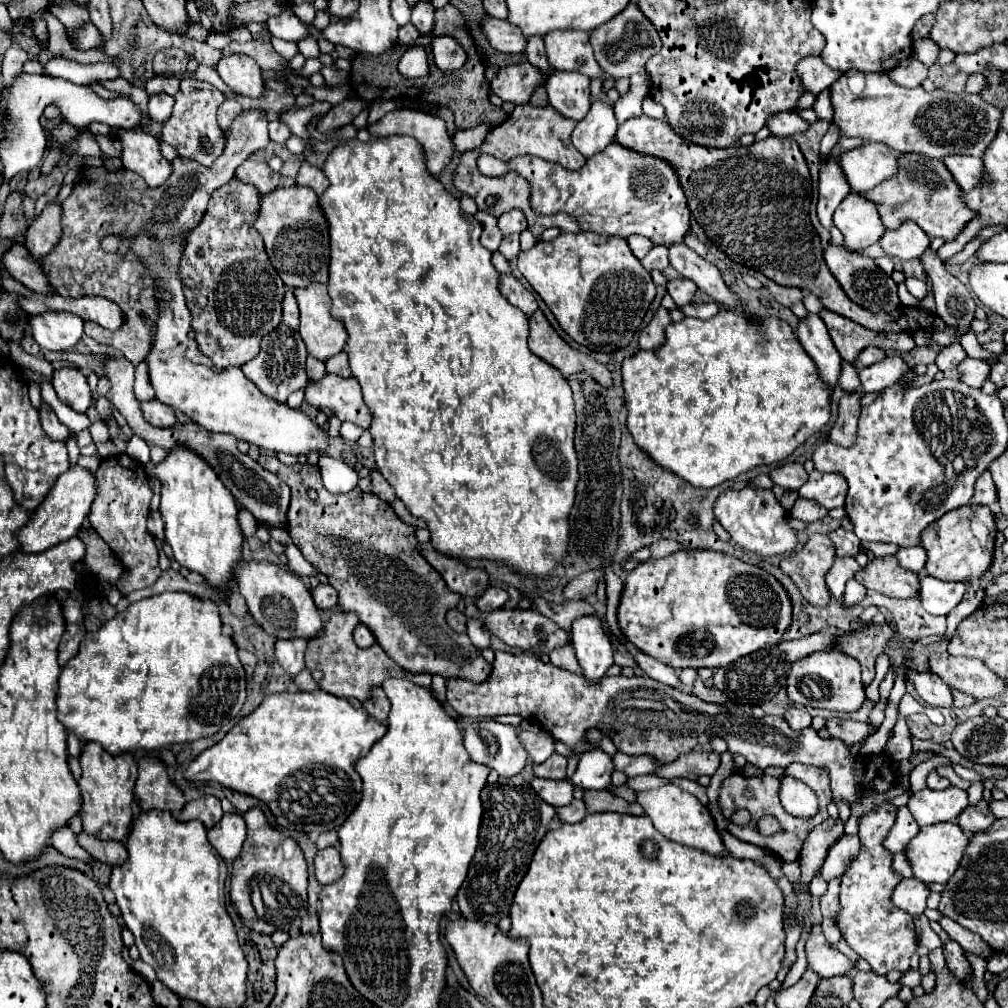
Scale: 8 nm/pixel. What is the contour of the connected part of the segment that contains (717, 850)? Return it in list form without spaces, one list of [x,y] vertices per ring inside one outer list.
[[[665,784],[661,788],[655,788],[655,790],[643,790],[643,792],[635,792],[637,796],[637,804],[643,806],[645,814],[651,818],[653,826],[667,838],[679,842],[679,844],[685,844],[685,846],[693,846],[693,848],[699,848],[707,854],[713,854],[713,856],[725,856],[729,854],[719,838],[719,832],[715,828],[715,822],[713,822],[713,816],[709,814],[709,810],[689,792],[673,786],[673,784]]]

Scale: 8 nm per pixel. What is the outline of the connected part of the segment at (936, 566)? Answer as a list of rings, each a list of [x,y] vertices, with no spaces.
[[[987,506],[957,508],[943,518],[935,520],[921,534],[921,546],[927,550],[927,572],[939,580],[971,580],[987,572],[993,558],[995,520]]]

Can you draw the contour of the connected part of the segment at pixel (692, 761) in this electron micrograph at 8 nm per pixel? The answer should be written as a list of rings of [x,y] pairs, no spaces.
[[[689,752],[673,760],[673,764],[663,764],[661,770],[653,772],[659,778],[687,778],[697,780],[699,776],[713,776],[719,768],[719,756],[715,752]]]

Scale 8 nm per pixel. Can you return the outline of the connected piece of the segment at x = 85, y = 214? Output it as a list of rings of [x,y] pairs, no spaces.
[[[243,110],[241,116],[231,124],[225,152],[213,162],[213,166],[203,168],[195,160],[175,158],[171,162],[171,176],[165,184],[149,188],[141,176],[135,172],[119,170],[107,172],[105,168],[83,168],[81,180],[75,184],[71,196],[63,202],[63,238],[55,252],[49,252],[45,260],[45,272],[57,294],[69,298],[81,296],[103,296],[115,302],[125,312],[125,324],[117,332],[109,332],[97,324],[85,322],[85,334],[101,344],[109,344],[123,352],[123,356],[133,364],[141,364],[149,354],[151,346],[151,324],[157,320],[157,304],[153,298],[153,280],[131,252],[127,256],[107,254],[101,250],[99,240],[105,234],[129,234],[135,236],[139,230],[149,230],[159,238],[169,238],[175,232],[193,230],[205,214],[207,200],[213,190],[221,188],[235,176],[237,166],[241,166],[251,152],[267,148],[267,118],[261,110]]]

